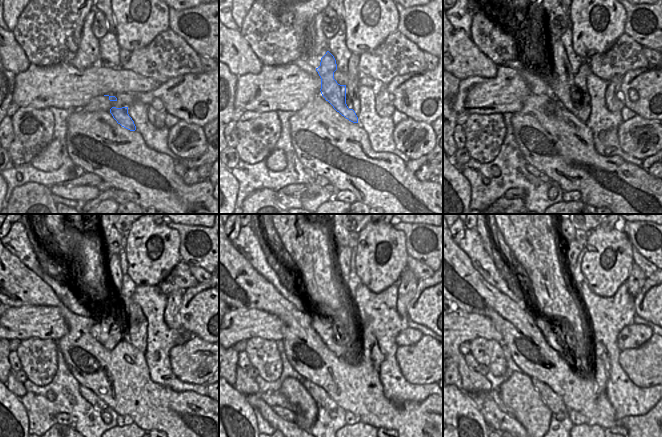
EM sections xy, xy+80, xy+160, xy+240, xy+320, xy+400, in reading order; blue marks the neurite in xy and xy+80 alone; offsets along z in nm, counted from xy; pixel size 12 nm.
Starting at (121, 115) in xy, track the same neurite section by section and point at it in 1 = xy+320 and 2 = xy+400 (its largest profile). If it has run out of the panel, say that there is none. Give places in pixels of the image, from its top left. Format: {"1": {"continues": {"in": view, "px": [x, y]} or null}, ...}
{"1": {"continues": {"in": "xy+320", "px": [344, 255]}}, "2": {"continues": {"in": "xy+400", "px": [573, 248]}}}

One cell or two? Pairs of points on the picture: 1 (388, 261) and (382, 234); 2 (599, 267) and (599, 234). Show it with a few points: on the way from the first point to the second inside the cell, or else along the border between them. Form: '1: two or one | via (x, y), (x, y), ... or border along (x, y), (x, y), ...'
1: one | via (391, 254), (384, 246), (383, 241)
2: one | via (599, 259), (599, 242)

